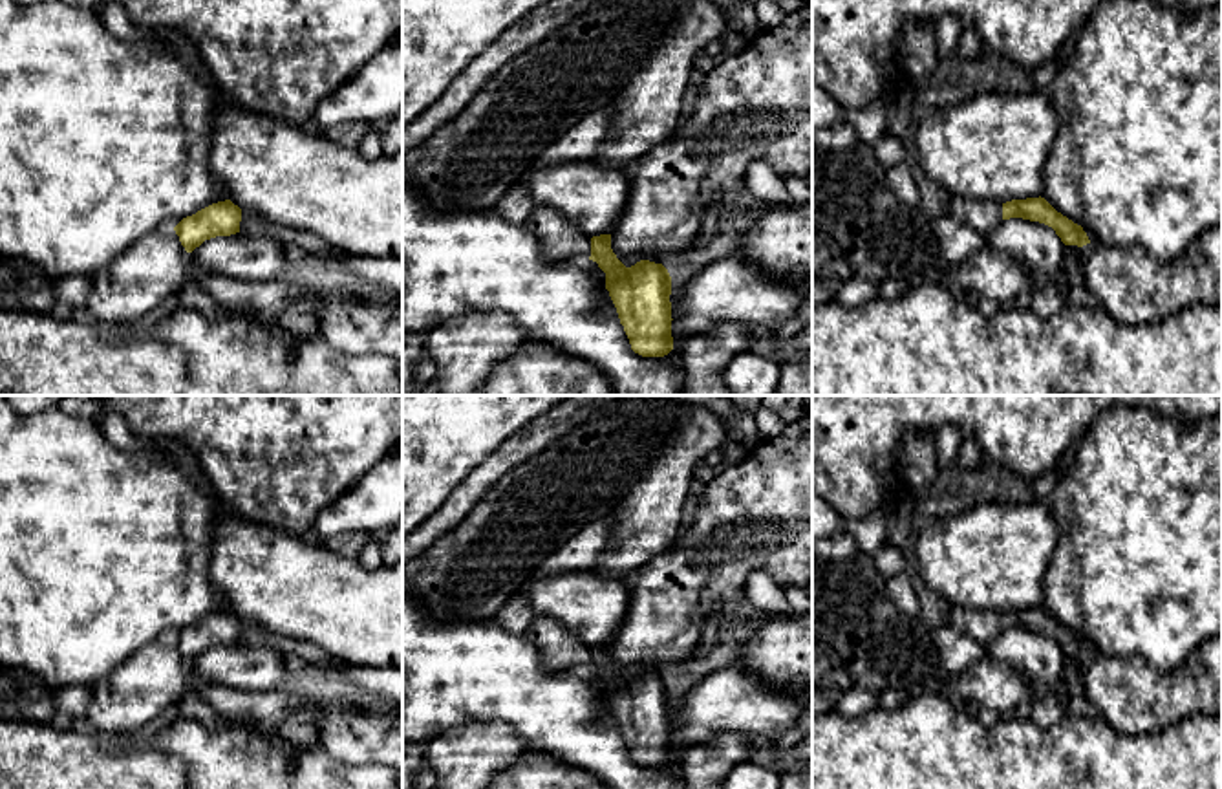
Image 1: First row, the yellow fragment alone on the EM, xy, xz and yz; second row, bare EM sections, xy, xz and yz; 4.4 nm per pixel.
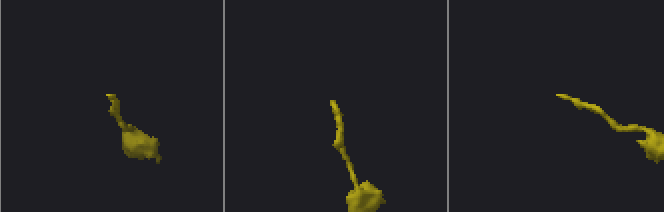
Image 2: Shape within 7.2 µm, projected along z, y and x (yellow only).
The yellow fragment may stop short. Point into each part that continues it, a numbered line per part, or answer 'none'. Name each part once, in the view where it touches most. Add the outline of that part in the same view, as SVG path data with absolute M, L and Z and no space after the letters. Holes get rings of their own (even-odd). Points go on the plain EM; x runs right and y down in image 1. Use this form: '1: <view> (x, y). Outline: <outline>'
1: yz (981, 625). Outline: M951 606L948 626L988 646L1002 632L1002 613Z

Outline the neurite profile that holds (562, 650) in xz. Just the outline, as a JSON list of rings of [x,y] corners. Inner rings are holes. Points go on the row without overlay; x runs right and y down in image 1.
[[[536,615],[523,637],[540,650],[545,670],[589,670],[591,666],[591,646],[551,617]]]

